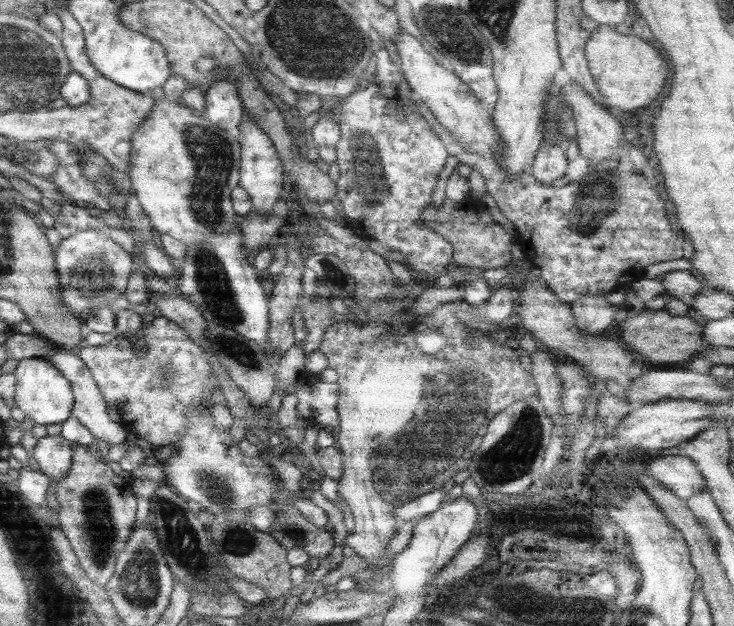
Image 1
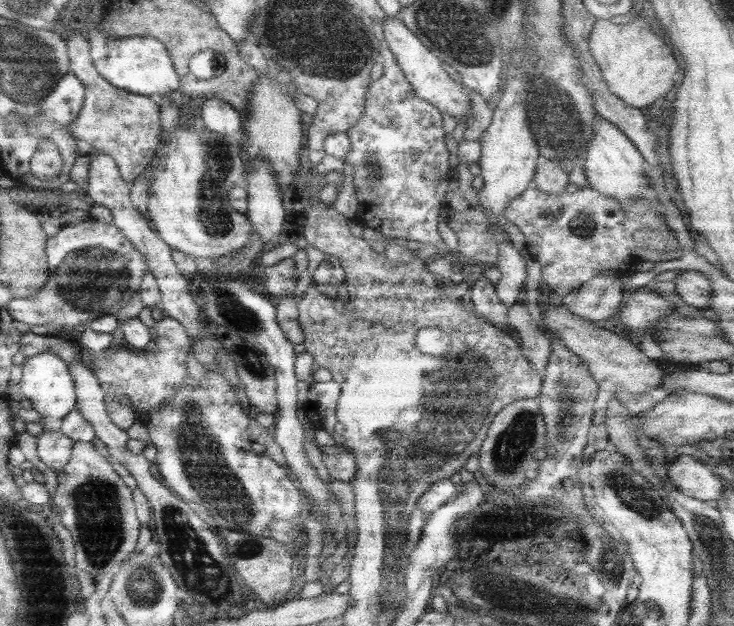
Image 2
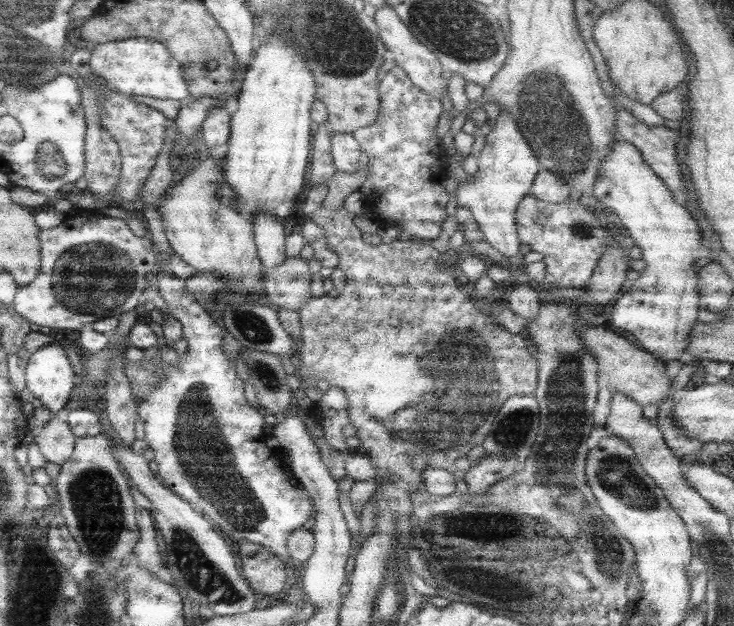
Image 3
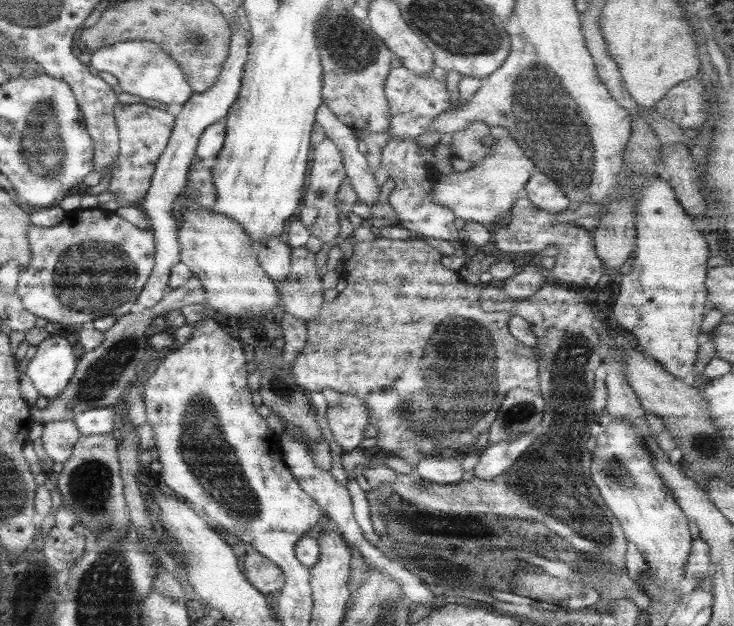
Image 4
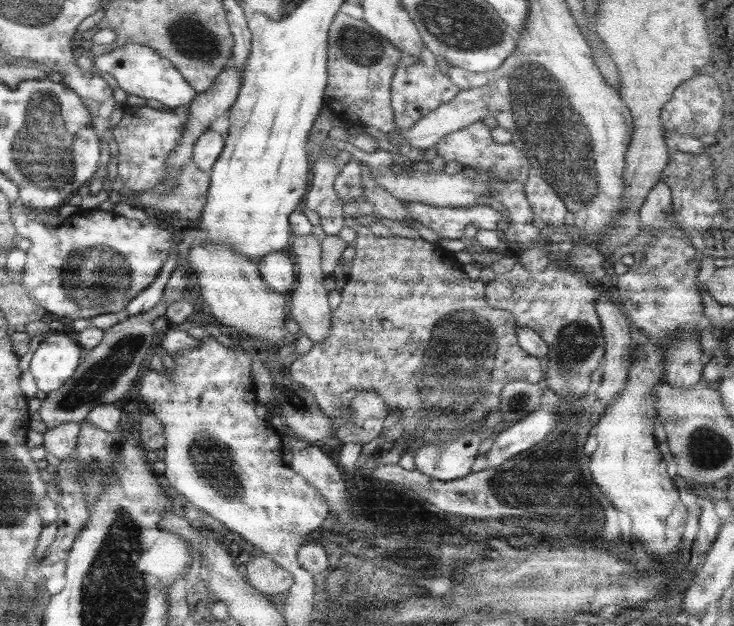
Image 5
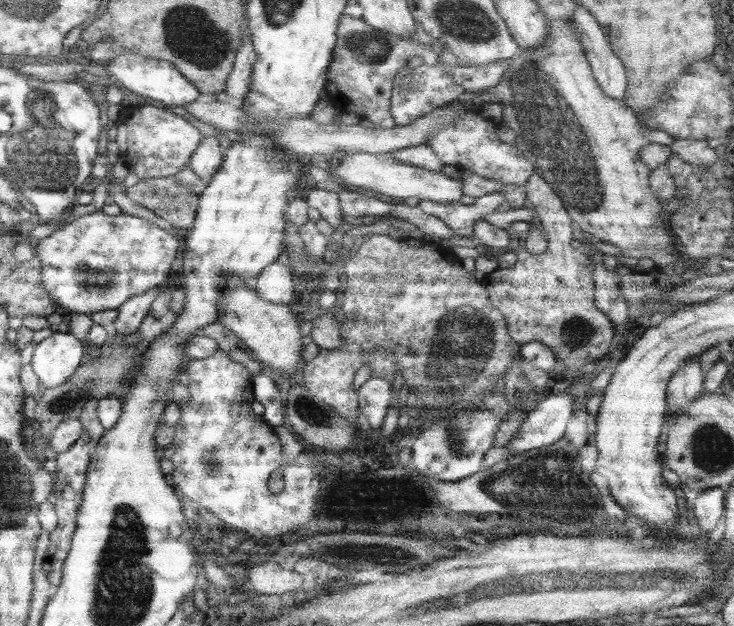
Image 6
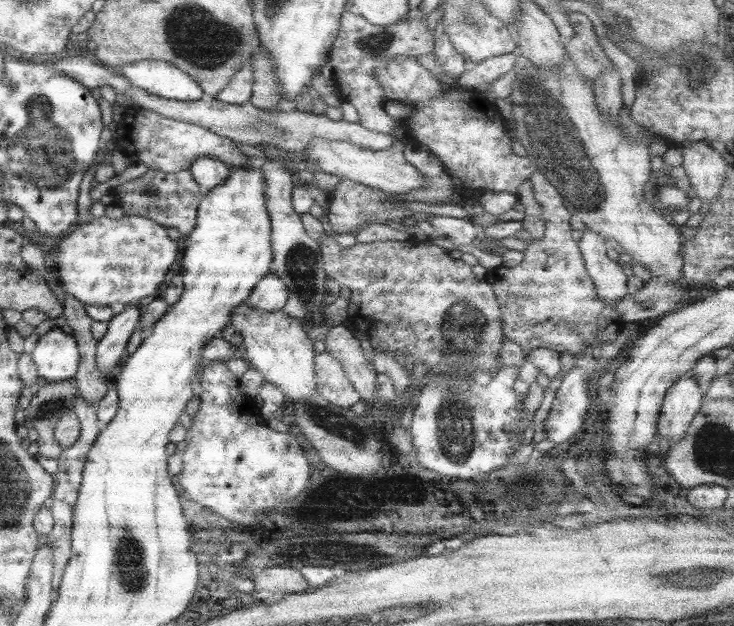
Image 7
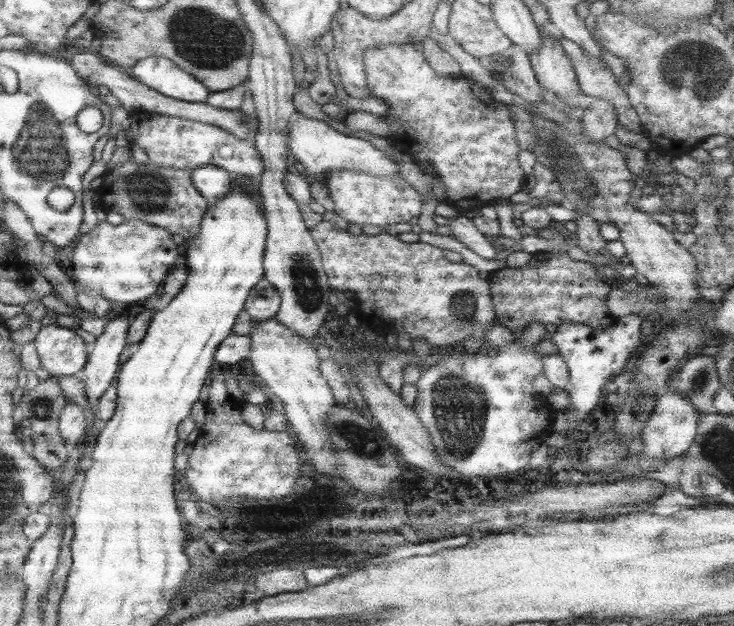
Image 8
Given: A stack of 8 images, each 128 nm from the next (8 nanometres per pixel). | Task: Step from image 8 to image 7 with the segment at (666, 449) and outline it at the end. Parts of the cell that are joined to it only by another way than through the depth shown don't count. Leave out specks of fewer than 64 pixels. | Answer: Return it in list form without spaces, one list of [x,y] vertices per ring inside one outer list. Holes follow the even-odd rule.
[[[689,373],[674,382],[666,391],[660,409],[660,417],[656,423],[657,436],[666,438],[670,444],[682,440],[690,422],[700,412],[704,399],[702,393],[696,378]]]

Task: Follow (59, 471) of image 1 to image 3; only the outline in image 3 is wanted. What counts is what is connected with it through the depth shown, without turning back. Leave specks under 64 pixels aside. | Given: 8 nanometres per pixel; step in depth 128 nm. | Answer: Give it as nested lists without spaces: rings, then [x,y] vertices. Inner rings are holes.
[[[52,415],[43,428],[34,434],[33,439],[46,462],[52,464],[66,463],[75,450],[76,436],[66,420],[58,418],[57,415]]]

